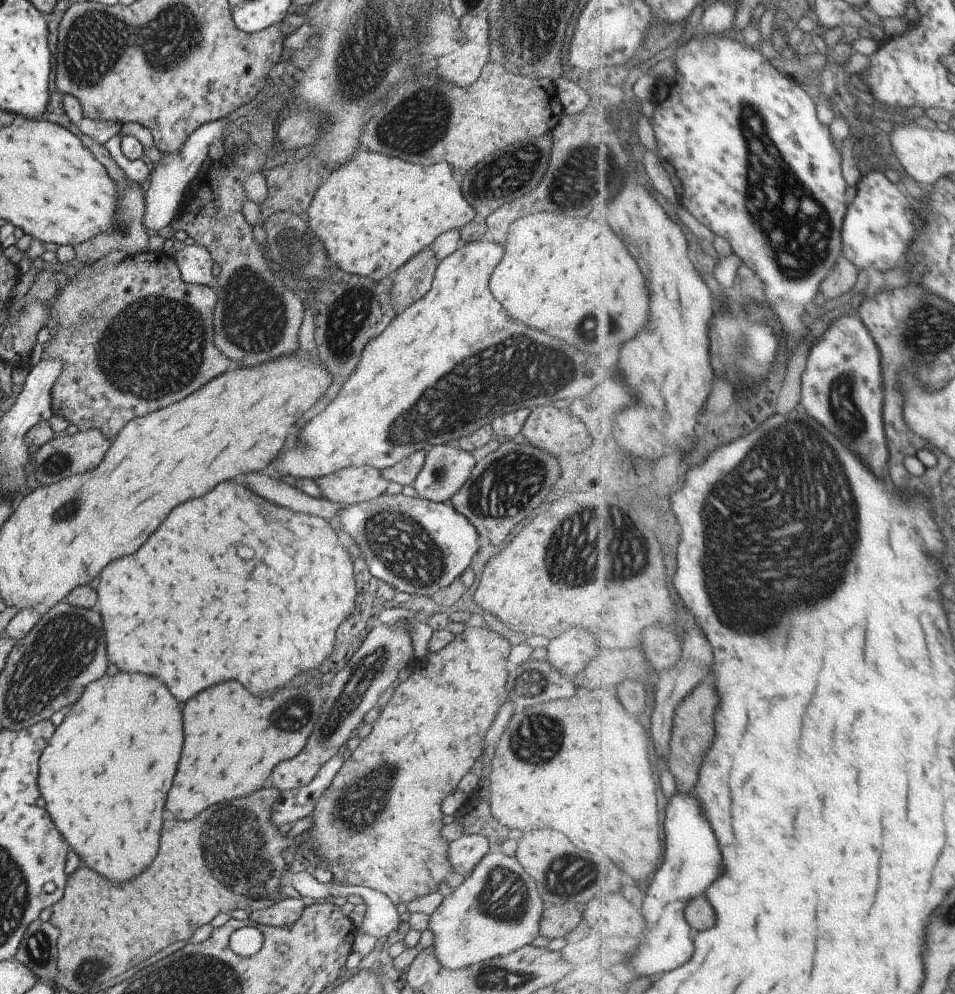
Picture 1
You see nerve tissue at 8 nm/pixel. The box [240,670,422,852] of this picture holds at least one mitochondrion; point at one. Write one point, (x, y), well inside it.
(357, 808)

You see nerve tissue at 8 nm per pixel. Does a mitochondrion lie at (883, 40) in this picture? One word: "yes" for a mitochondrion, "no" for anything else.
no

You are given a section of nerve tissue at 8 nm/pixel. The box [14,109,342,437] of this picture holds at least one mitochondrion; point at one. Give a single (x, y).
(154, 348)

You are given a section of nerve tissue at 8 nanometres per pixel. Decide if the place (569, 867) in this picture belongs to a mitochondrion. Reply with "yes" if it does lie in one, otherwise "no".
yes

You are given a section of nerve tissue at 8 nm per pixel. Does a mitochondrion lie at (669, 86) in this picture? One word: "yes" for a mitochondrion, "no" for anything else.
no

